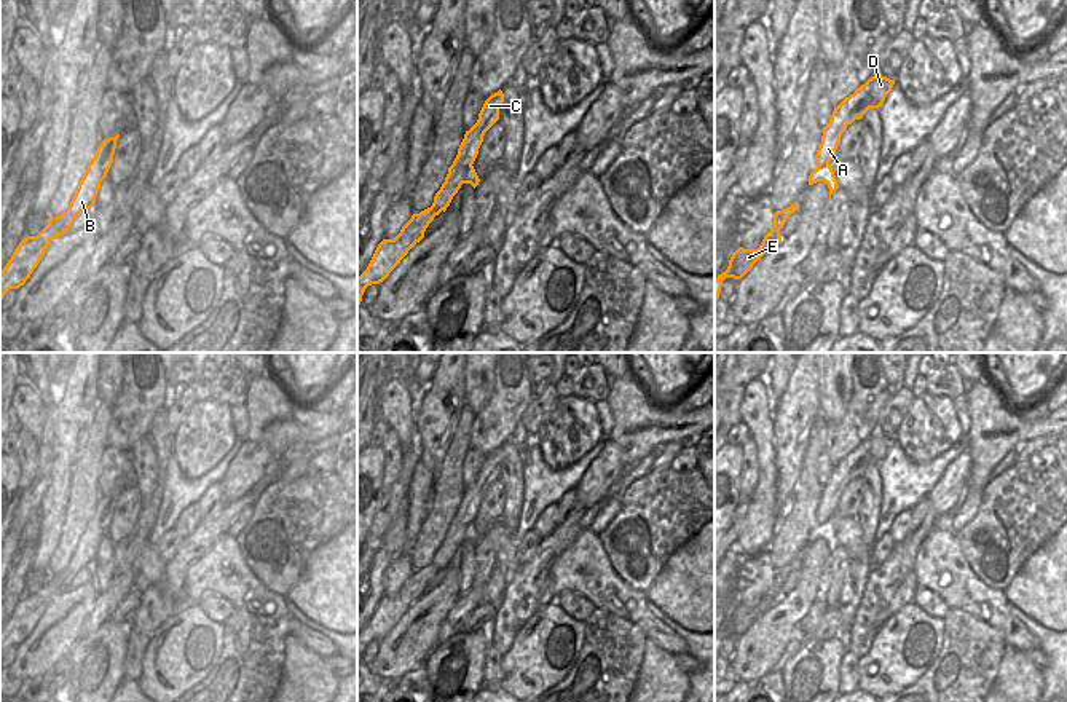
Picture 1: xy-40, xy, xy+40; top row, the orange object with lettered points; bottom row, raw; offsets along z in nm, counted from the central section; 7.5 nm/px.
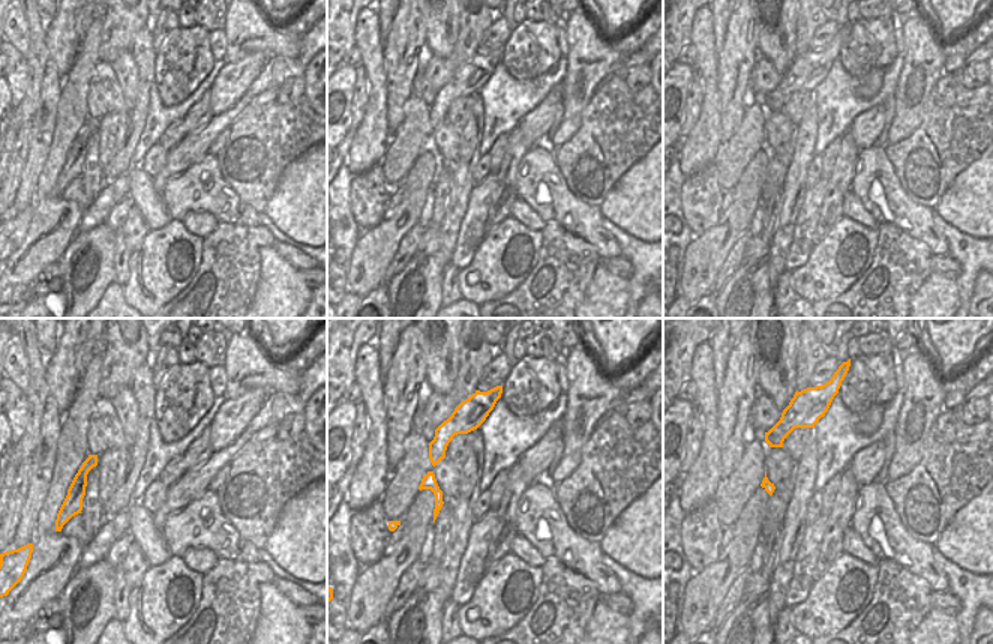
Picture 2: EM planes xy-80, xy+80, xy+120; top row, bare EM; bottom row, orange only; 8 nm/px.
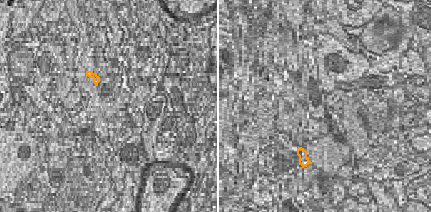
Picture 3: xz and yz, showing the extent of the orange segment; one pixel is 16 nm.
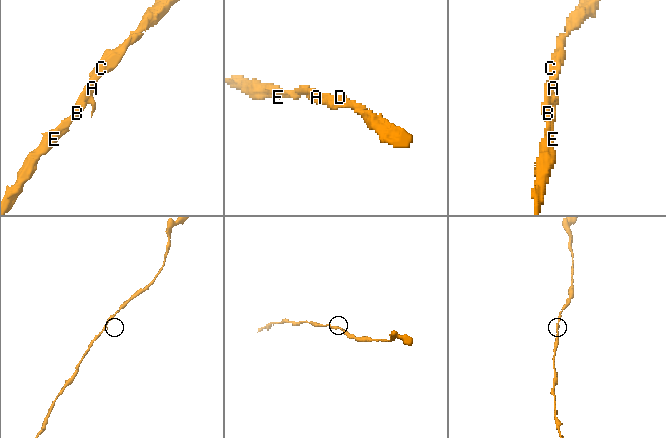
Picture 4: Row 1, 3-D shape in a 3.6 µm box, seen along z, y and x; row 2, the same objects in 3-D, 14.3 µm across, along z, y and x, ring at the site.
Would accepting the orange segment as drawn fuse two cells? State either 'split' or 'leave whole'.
leave whole

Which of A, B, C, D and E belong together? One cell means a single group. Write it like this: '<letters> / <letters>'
A B C D E

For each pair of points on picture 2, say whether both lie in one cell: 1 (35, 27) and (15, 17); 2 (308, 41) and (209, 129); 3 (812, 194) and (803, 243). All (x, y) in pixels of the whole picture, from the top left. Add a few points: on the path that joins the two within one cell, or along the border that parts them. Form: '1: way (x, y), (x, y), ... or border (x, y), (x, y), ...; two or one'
1: border (24, 15), (27, 23), (27, 57); two
2: way (293, 68), (278, 69), (236, 110); one
3: way (810, 206), (803, 231); one

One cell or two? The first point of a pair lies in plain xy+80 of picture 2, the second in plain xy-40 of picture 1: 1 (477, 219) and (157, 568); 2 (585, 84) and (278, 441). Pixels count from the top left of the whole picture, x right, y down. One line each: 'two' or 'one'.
1: two
2: one

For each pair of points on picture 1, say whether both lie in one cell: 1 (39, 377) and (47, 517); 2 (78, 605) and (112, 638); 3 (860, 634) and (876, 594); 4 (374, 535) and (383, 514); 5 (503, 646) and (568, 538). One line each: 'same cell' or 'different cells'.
1: different cells
2: different cells
3: same cell
4: same cell
5: same cell

